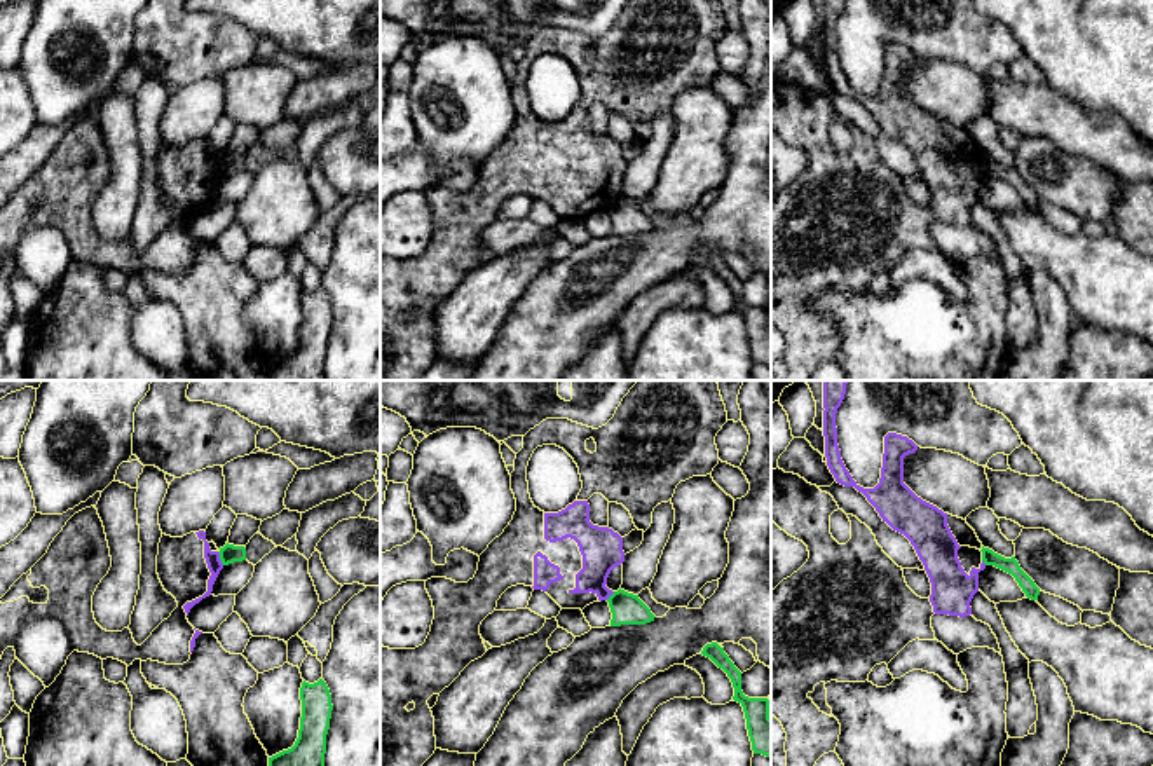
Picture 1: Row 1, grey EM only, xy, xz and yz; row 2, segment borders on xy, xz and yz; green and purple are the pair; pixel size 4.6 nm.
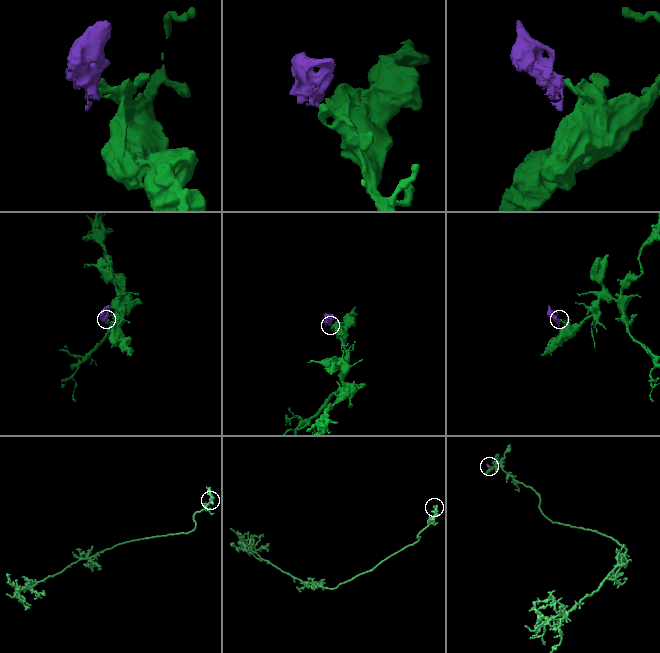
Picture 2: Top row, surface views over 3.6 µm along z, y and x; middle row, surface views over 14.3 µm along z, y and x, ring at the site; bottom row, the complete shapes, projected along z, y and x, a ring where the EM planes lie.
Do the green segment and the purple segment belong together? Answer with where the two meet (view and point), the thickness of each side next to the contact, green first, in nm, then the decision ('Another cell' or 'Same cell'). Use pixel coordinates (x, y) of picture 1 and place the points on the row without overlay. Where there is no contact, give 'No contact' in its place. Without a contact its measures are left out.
Touches green at xy (220, 168). Thickness 90 nm (green) against 70 nm. Another cell

